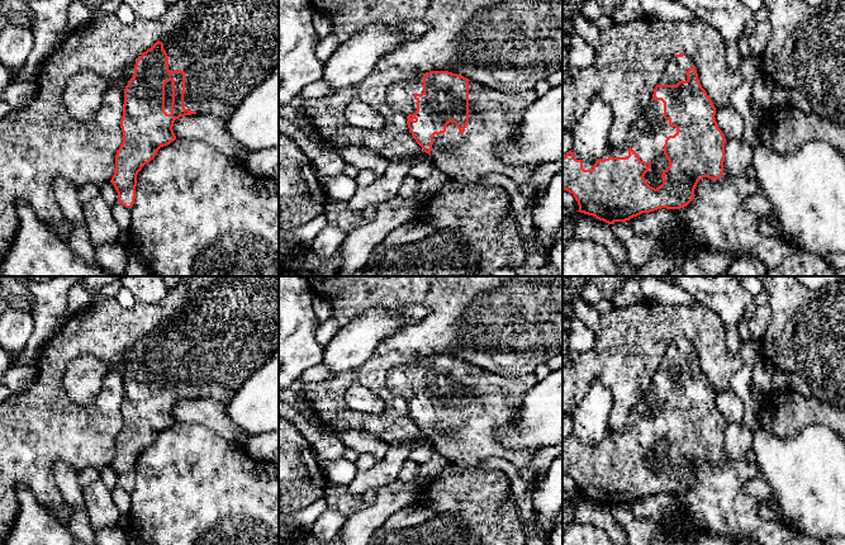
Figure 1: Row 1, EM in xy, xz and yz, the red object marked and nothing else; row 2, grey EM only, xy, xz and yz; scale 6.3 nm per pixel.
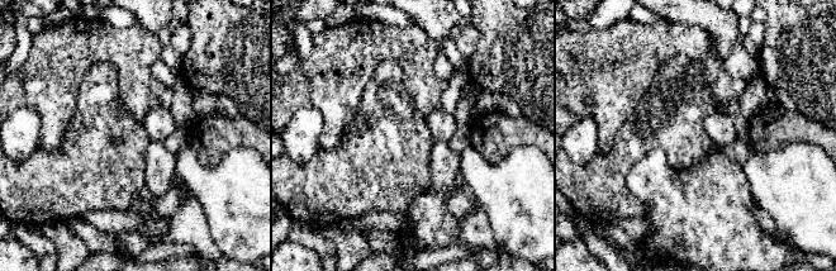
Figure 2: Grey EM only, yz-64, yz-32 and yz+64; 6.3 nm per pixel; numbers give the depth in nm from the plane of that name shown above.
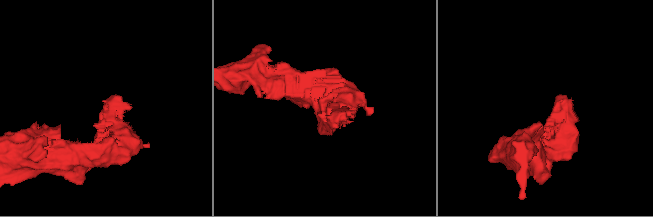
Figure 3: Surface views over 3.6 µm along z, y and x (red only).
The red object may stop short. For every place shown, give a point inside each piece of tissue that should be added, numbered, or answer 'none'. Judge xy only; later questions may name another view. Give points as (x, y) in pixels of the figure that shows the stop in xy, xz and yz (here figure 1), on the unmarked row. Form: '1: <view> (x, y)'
1: xy (227, 327)

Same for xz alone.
1: xz (494, 401)

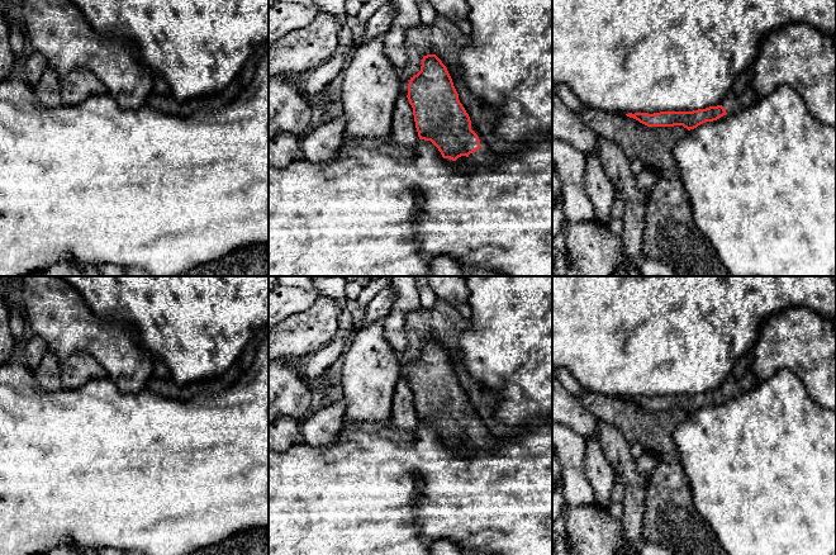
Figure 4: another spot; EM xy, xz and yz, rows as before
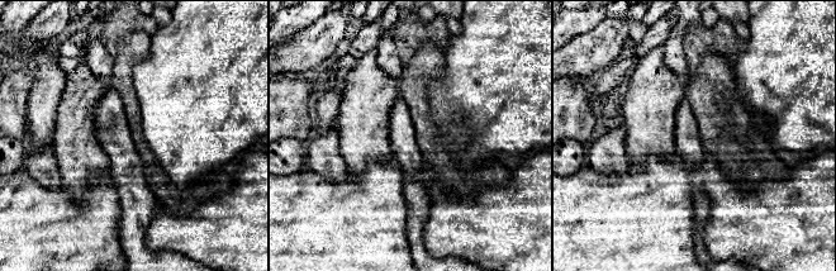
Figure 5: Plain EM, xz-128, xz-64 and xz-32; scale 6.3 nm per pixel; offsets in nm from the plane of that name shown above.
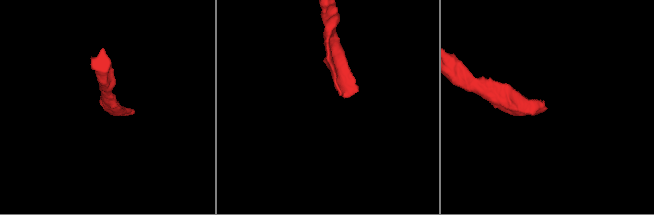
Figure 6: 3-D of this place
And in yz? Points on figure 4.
1: yz (741, 379)

